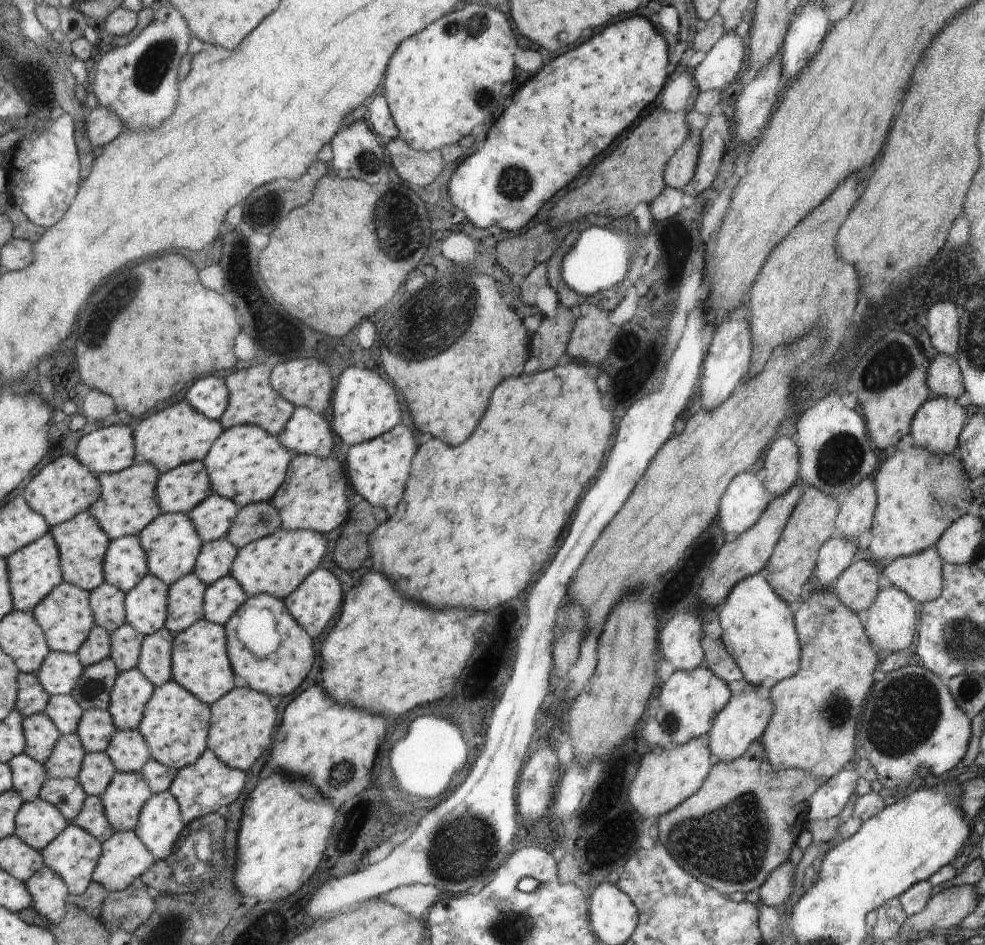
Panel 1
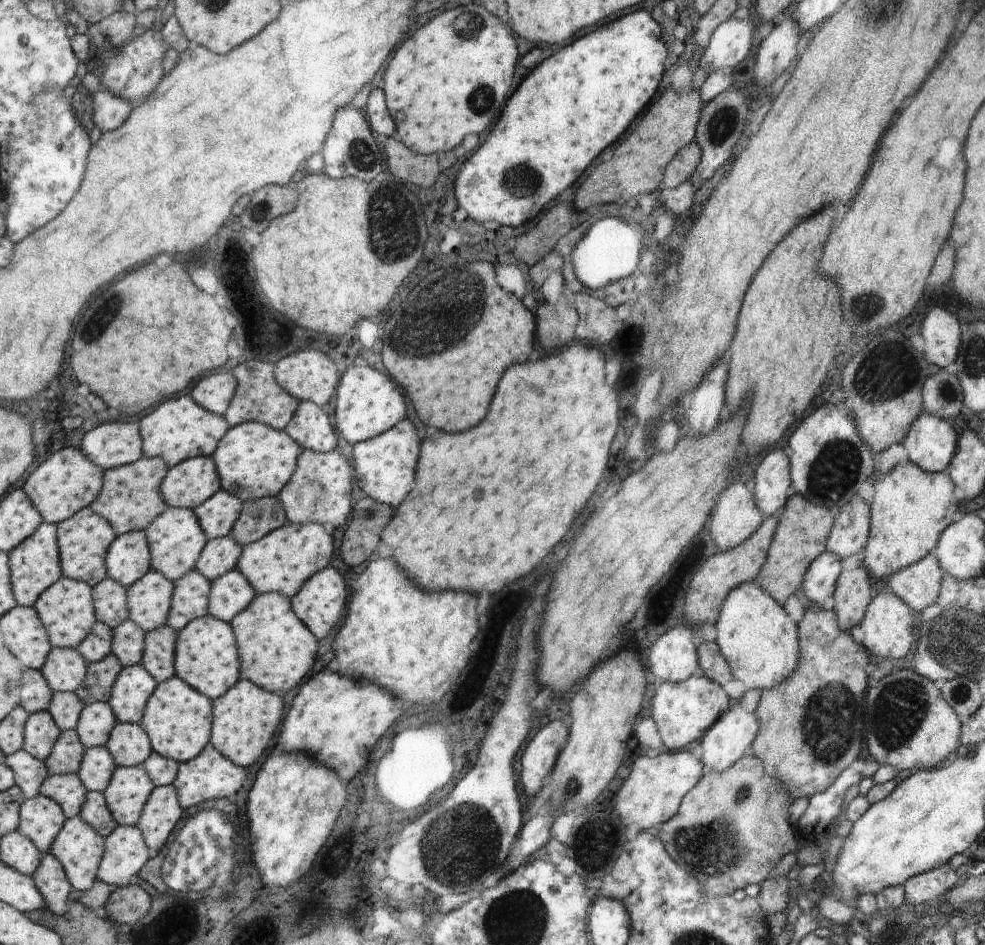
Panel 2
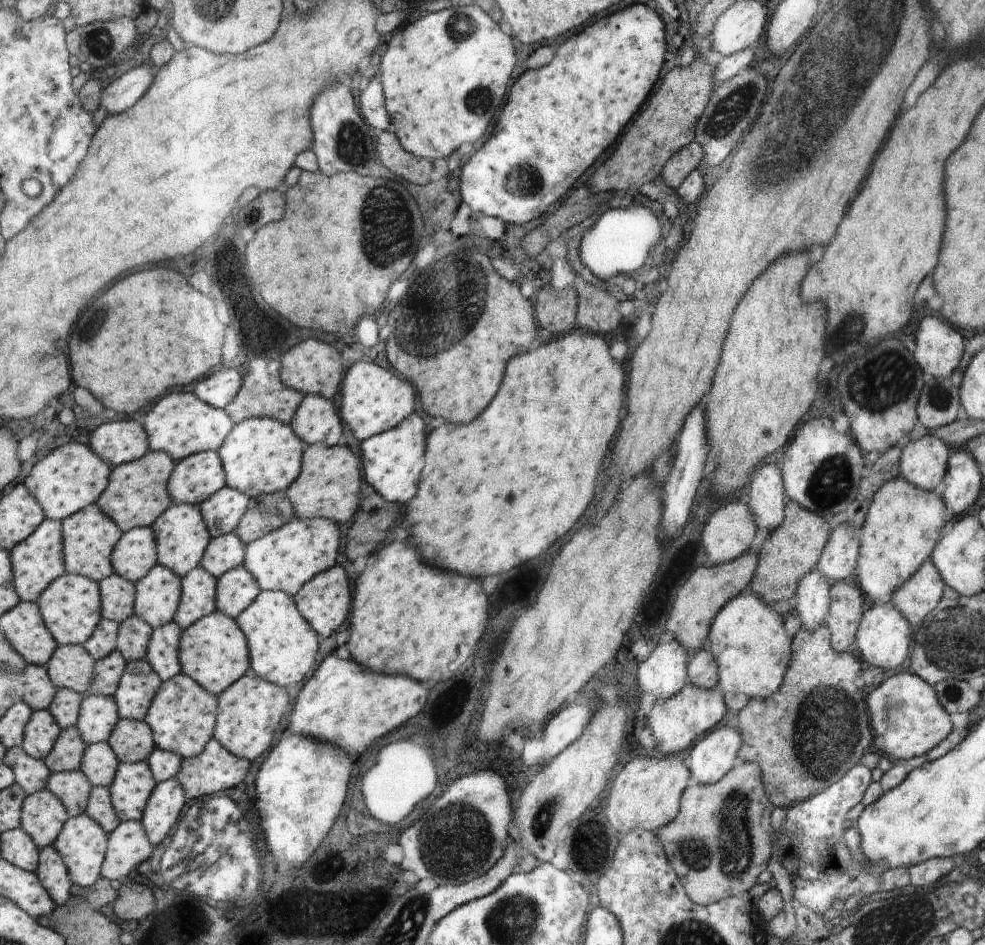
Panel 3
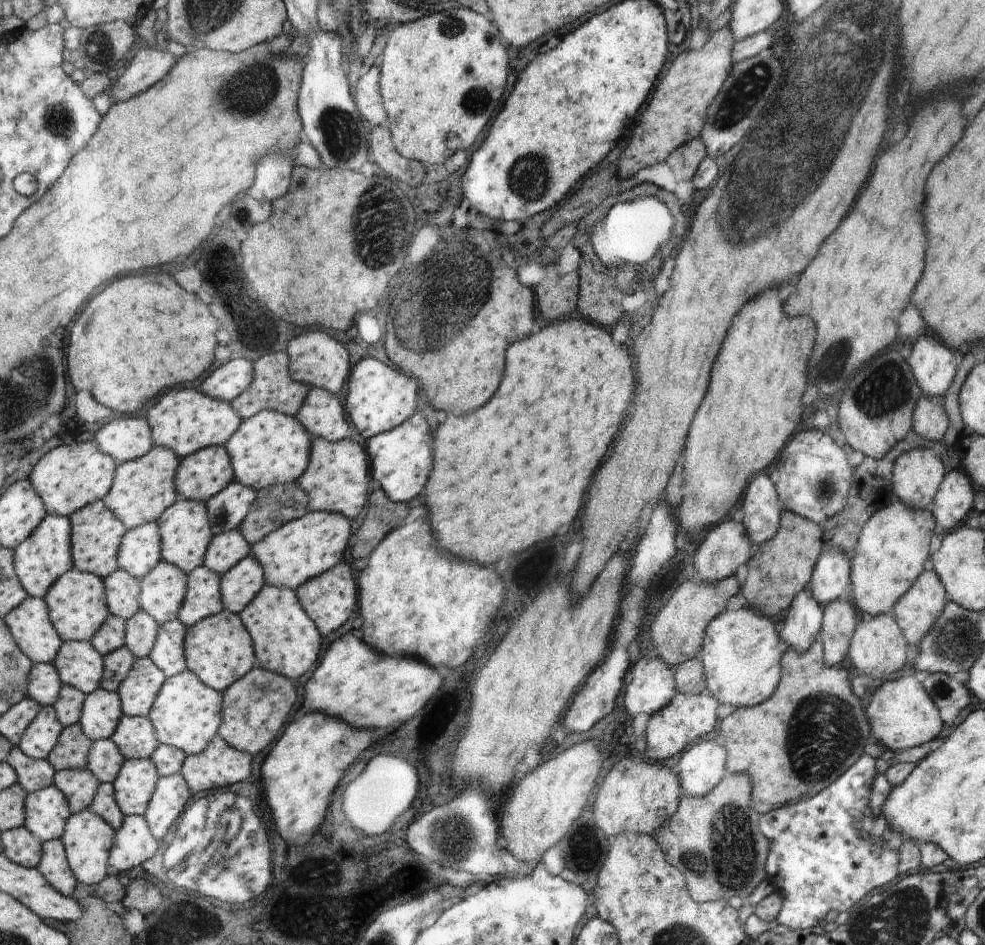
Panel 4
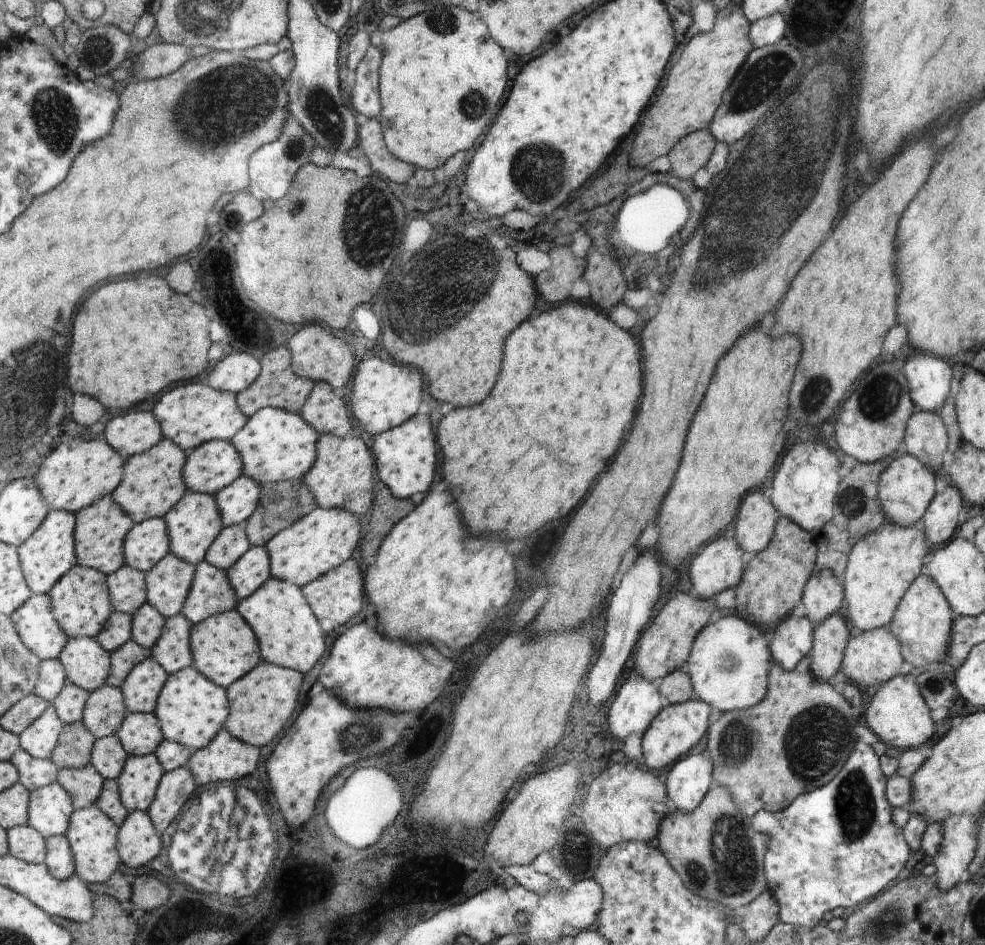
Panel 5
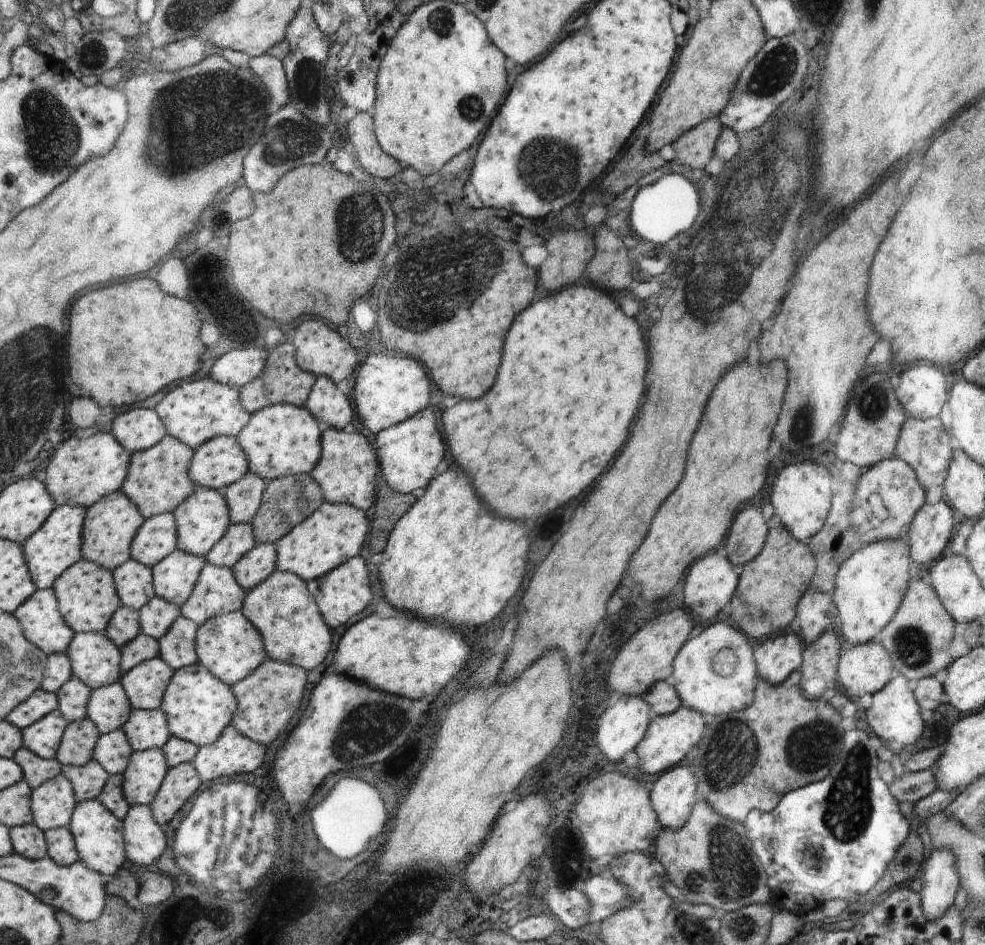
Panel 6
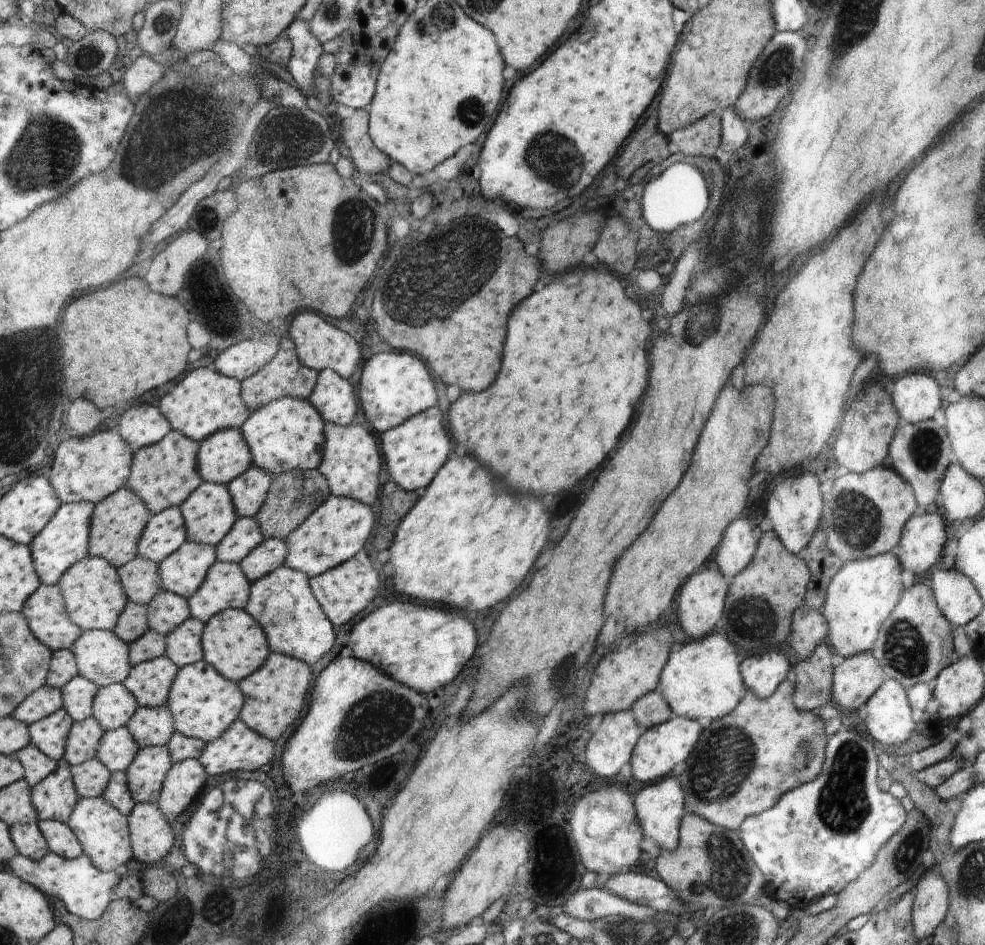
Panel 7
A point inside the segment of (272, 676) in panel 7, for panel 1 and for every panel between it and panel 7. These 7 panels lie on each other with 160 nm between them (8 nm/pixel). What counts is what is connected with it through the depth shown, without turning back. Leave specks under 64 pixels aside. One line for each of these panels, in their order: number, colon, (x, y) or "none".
1: (242, 721)
2: (244, 719)
3: (250, 710)
4: (255, 707)
5: (260, 703)
6: (267, 699)

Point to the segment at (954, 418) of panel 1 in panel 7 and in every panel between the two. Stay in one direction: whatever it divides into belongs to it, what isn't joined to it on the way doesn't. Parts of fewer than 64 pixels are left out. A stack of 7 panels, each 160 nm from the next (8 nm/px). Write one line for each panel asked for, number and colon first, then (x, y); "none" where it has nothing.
2: (931, 443)
3: (923, 458)
4: (917, 474)
5: (906, 487)
6: (886, 514)
7: (878, 504)

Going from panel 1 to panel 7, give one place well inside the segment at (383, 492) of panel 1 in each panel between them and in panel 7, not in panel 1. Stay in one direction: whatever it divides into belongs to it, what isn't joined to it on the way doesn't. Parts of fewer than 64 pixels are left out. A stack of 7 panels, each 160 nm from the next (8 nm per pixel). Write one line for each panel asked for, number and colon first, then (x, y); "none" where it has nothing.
2: (385, 464)
3: (393, 460)
4: (401, 458)
5: (406, 455)
6: (410, 451)
7: (416, 449)

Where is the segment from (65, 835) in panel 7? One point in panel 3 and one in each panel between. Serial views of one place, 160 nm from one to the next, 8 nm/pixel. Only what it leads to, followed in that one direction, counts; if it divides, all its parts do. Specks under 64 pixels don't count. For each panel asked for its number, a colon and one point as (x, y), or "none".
3: (55, 874)
4: (55, 864)
5: (62, 861)
6: (64, 849)

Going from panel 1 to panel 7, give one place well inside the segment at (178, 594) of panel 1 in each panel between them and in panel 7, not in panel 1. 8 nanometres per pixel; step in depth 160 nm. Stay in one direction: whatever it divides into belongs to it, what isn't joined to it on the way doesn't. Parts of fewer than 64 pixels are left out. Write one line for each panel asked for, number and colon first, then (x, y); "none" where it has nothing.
2: (191, 596)
3: (198, 598)
4: (204, 600)
5: (213, 594)
6: (219, 593)
7: (227, 588)

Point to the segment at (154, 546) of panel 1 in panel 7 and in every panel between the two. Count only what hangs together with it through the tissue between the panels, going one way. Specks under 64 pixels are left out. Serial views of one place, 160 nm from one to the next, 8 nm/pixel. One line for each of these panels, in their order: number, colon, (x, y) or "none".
2: (177, 540)
3: (182, 535)
4: (186, 531)
5: (194, 522)
6: (202, 519)
7: (209, 512)

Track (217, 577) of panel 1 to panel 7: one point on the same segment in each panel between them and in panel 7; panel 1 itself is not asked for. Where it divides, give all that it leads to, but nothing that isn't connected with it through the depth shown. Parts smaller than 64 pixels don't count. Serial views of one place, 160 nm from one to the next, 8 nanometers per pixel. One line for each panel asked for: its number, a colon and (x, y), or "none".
2: (219, 556)
3: (223, 553)
4: (225, 550)
5: (232, 542)
6: (239, 539)
7: (246, 534)

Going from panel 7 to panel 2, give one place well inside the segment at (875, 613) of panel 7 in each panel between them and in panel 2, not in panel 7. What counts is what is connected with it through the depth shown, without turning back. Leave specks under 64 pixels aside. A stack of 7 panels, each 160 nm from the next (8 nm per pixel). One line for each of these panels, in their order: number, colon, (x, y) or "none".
2: (911, 507)
3: (903, 523)
4: (893, 545)
5: (880, 567)
6: (869, 586)

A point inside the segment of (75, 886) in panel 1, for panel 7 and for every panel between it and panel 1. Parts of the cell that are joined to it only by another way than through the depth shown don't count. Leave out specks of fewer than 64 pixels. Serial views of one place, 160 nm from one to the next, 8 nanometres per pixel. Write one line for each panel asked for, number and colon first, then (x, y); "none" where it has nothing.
2: (81, 848)
3: (84, 843)
4: (90, 840)
5: (94, 836)
6: (100, 834)
7: (104, 831)

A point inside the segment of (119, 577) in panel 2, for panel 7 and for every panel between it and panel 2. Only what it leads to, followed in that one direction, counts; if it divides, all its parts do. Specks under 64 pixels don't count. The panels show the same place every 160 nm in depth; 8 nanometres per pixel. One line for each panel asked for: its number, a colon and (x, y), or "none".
3: (137, 553)
4: (141, 552)
5: (148, 544)
6: (157, 538)
7: (166, 535)

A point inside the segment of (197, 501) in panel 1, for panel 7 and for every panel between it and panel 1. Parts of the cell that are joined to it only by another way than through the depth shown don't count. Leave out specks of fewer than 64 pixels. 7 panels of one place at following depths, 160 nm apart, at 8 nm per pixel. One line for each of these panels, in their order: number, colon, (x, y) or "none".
2: (188, 484)
3: (195, 479)
4: (201, 475)
5: (212, 466)
6: (218, 463)
7: (224, 456)

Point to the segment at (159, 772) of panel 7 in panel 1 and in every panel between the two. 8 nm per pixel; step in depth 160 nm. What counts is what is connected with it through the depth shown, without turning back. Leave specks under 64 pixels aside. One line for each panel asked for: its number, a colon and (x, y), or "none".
1: (125, 800)
2: (130, 791)
3: (135, 783)
4: (137, 785)
5: (141, 781)
6: (148, 769)

